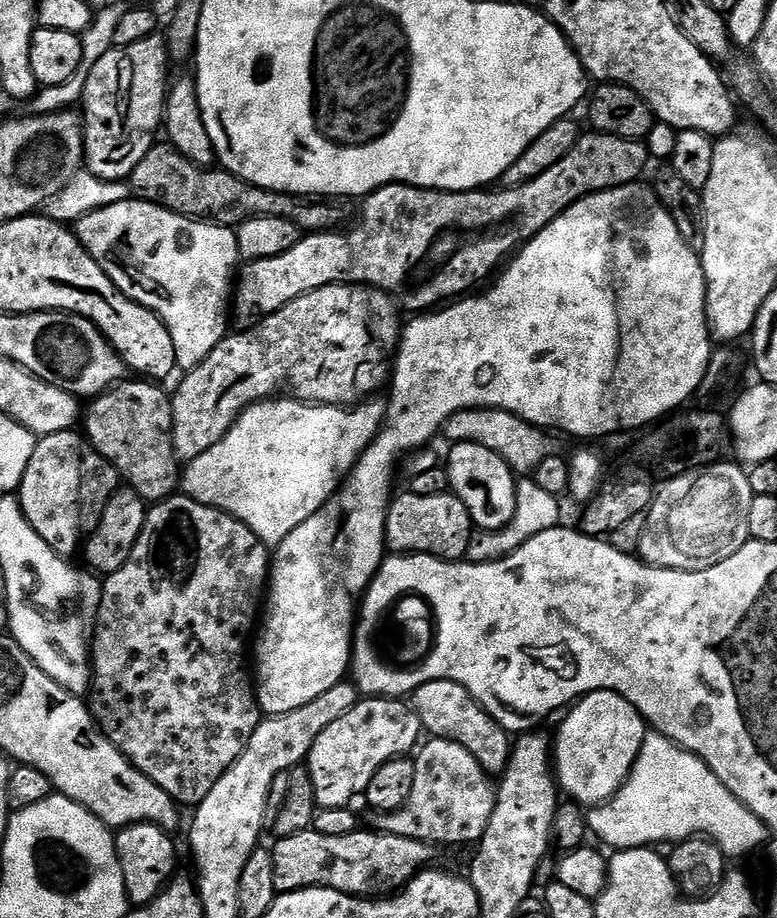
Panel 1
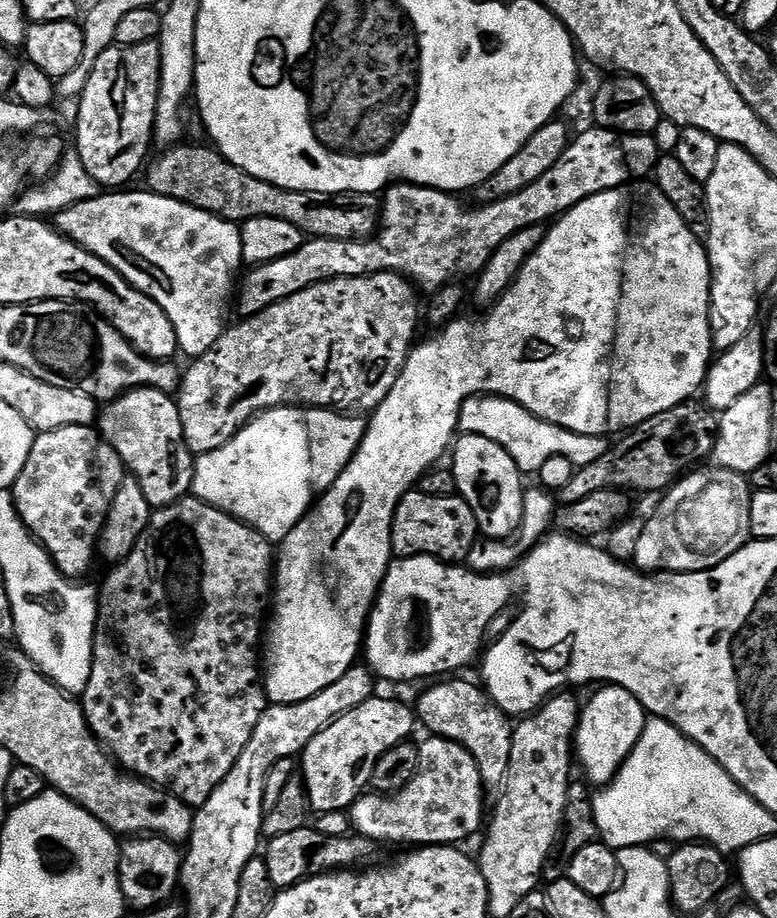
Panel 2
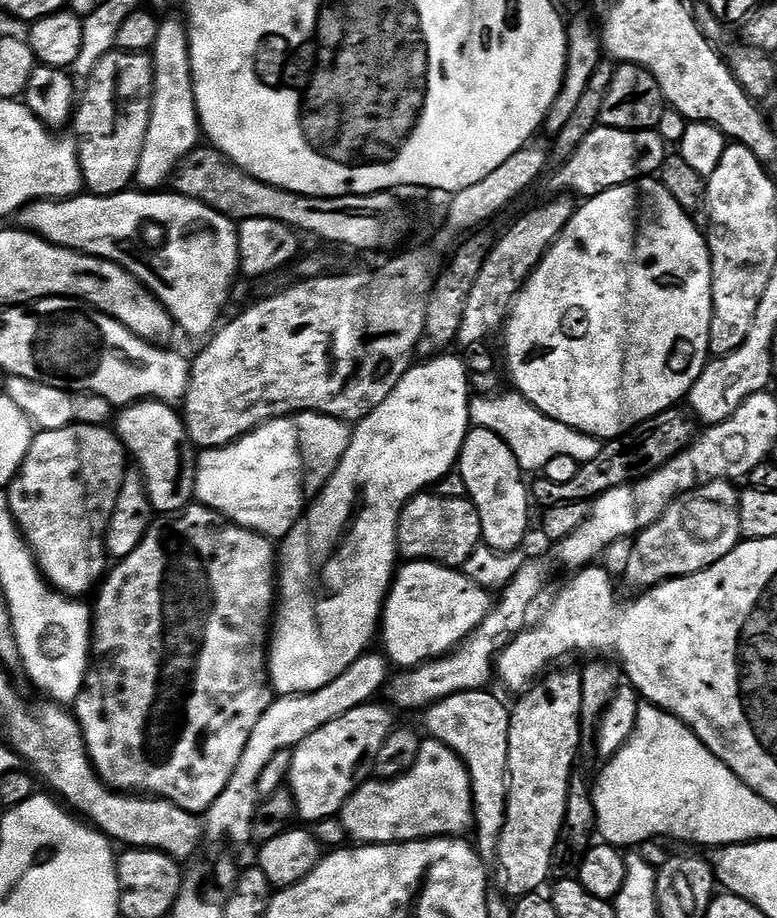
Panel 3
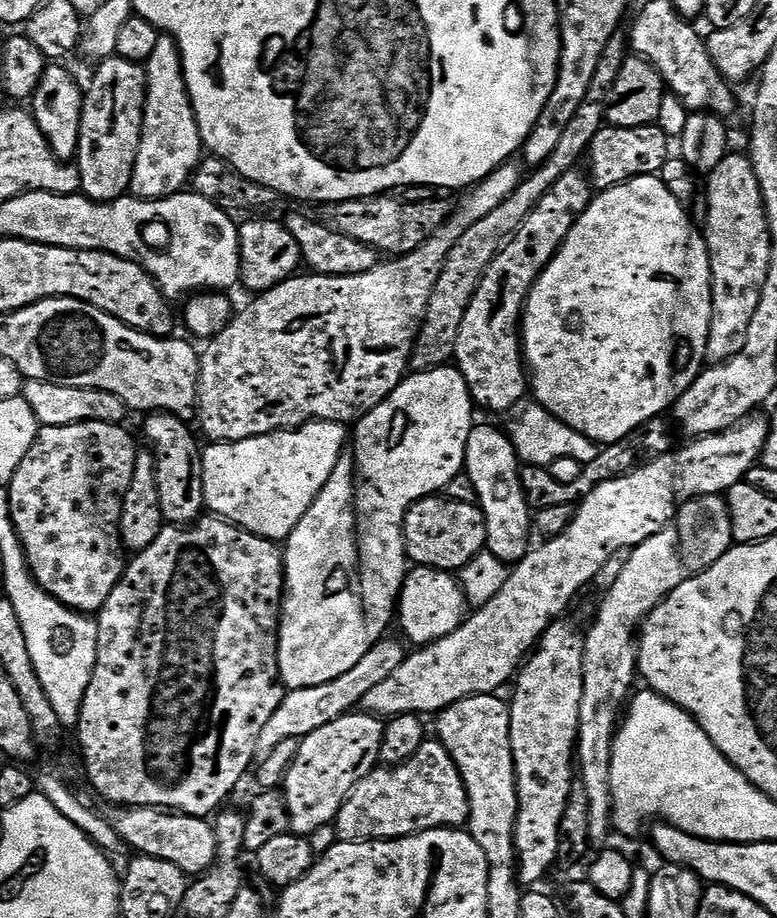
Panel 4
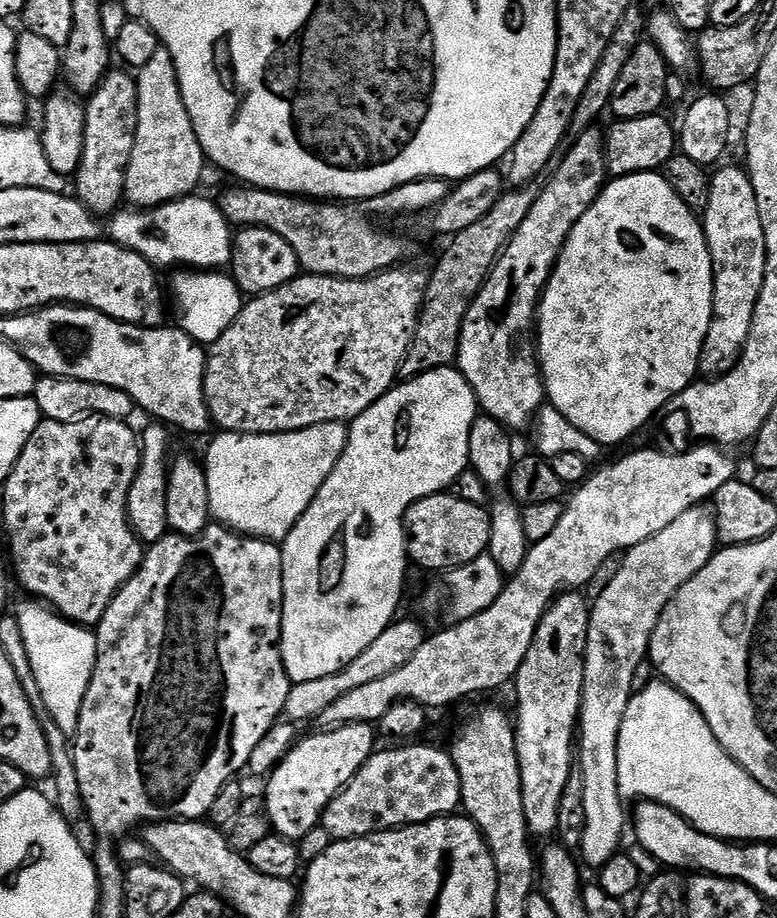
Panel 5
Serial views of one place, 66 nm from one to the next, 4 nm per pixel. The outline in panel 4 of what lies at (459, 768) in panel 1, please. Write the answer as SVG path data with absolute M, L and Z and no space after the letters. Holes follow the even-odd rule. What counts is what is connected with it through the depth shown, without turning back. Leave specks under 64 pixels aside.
M426 742L405 764L397 768L377 766L354 786L334 821L341 841L397 840L435 828L459 828L468 822L468 795L460 771L439 742Z

